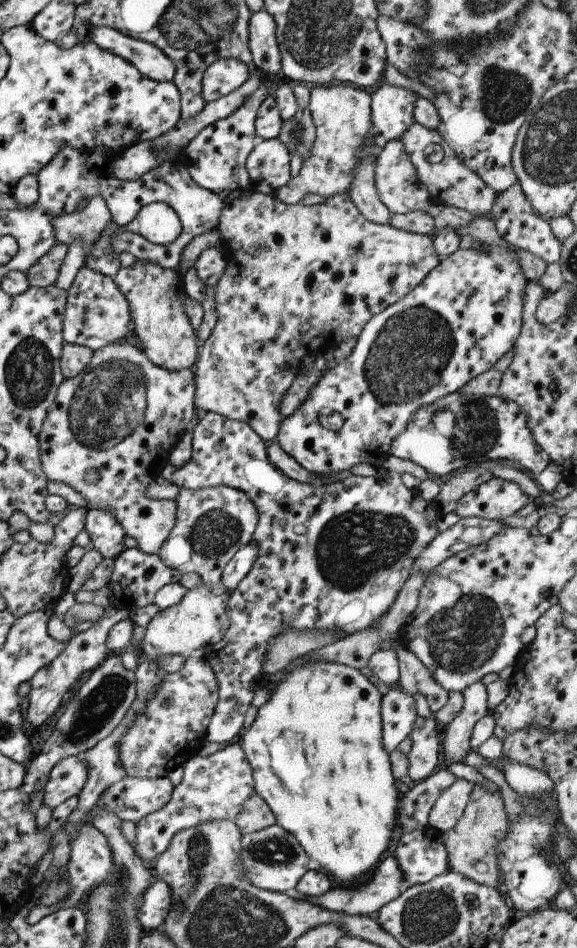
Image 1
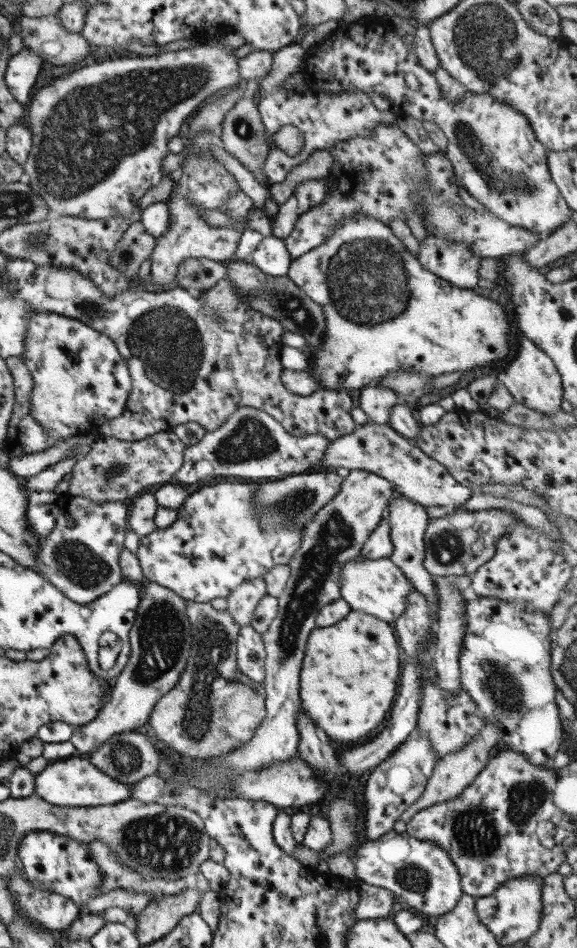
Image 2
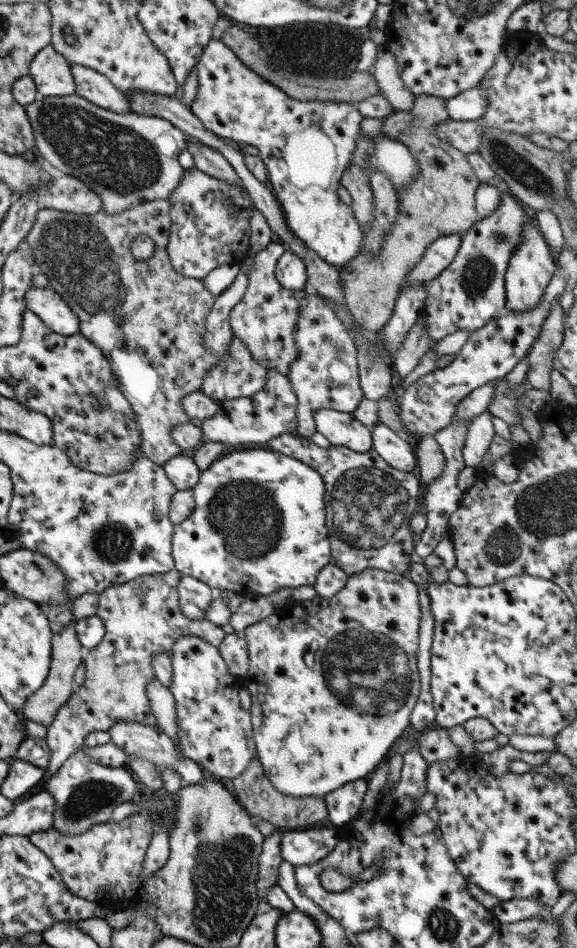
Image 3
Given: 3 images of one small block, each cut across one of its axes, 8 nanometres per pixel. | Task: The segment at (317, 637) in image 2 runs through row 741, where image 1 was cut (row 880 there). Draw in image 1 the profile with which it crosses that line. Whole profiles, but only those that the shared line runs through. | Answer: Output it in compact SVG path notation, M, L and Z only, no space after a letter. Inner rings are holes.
M305 662L301 666L295 666L295 668L291 668L289 672L283 674L283 678L272 687L270 693L269 700L257 709L252 724L239 738L241 750L243 750L243 754L245 754L245 758L251 766L254 792L267 803L276 824L297 839L309 860L317 862L317 866L313 866L313 862L311 862L312 867L323 870L325 874L329 874L339 884L345 884L345 886L351 884L351 887L359 885L359 882L369 872L373 872L373 868L377 866L383 850L389 846L389 838L391 838L393 828L396 825L398 801L401 796L395 788L395 778L391 774L389 754L381 746L381 695L376 686L361 675L359 670L333 662L309 662L309 664Z

